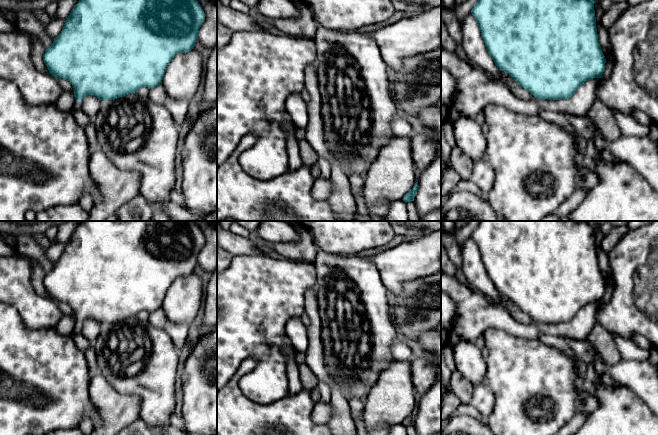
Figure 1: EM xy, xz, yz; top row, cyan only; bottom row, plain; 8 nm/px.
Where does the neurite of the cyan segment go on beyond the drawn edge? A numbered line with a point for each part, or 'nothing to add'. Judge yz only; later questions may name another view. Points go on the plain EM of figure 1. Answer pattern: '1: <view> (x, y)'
nothing to add

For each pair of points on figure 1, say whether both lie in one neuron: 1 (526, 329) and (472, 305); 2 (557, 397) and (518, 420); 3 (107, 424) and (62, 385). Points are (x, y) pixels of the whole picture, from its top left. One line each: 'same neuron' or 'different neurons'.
1: same neuron
2: same neuron
3: different neurons

